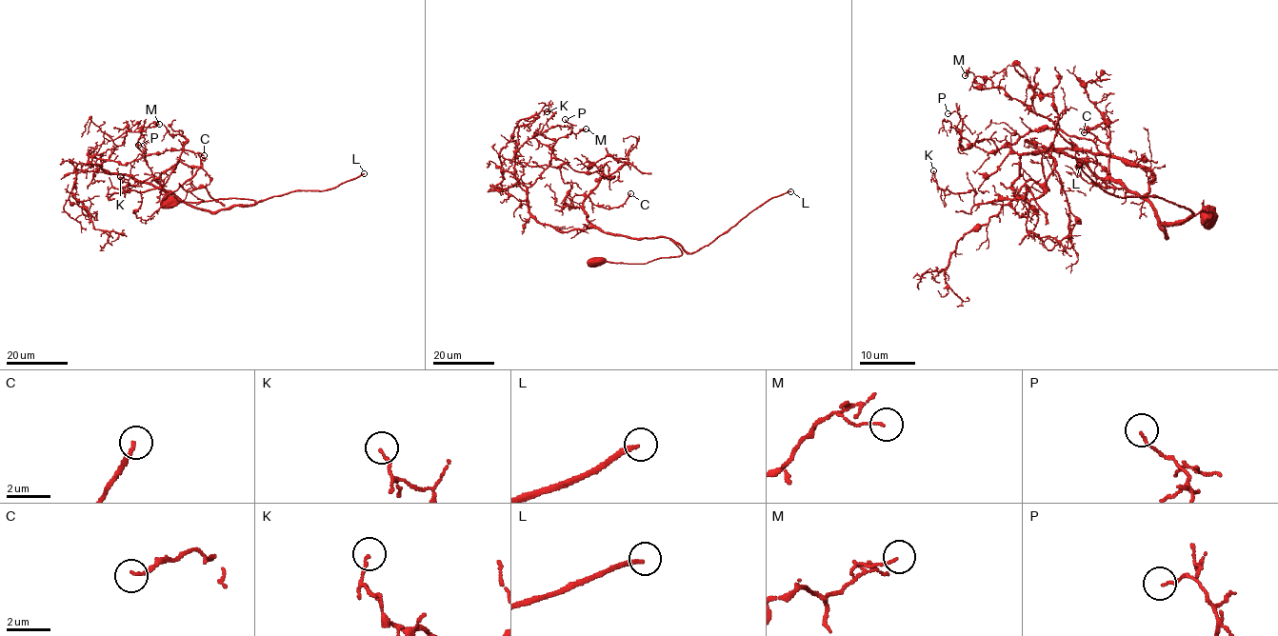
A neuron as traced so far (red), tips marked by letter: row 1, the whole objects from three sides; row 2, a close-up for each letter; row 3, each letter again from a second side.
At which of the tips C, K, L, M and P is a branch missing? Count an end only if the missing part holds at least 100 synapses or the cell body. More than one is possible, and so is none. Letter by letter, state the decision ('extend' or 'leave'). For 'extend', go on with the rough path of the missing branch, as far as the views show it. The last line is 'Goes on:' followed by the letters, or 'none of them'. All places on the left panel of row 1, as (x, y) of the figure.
C: leave
K: leave
L: extend
M: leave
P: leave
Goes on: L

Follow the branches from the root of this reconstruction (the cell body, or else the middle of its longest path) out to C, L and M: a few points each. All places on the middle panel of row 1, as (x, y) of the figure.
C: (595, 262), (644, 264), (682, 253), (667, 238), (605, 233), (571, 202), (585, 195), (611, 208), (630, 193)
L: (595, 262), (644, 264), (678, 257), (679, 246), (692, 253), (769, 199), (790, 191)
M: (595, 262), (682, 250), (663, 237), (560, 231), (530, 213), (527, 188), (553, 144), (586, 129)

